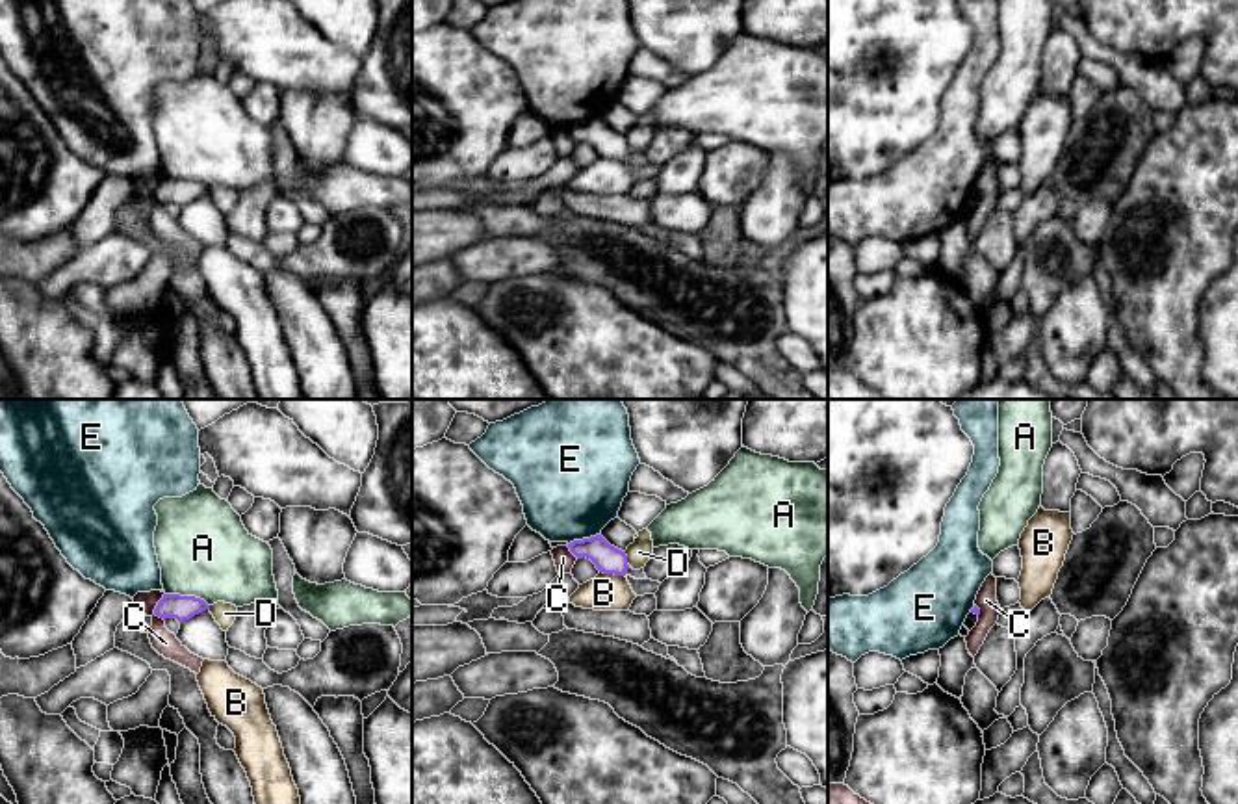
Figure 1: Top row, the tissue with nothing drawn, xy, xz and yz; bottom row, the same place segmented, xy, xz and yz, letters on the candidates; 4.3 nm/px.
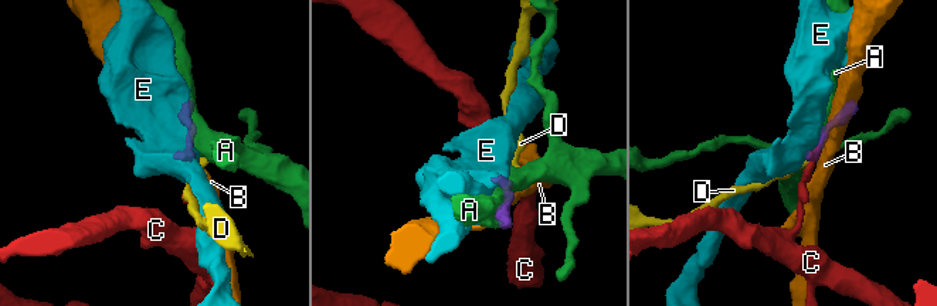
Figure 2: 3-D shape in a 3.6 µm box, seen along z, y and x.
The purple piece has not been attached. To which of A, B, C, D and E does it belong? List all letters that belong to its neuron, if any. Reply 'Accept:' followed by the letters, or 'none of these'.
Accept: none of these

